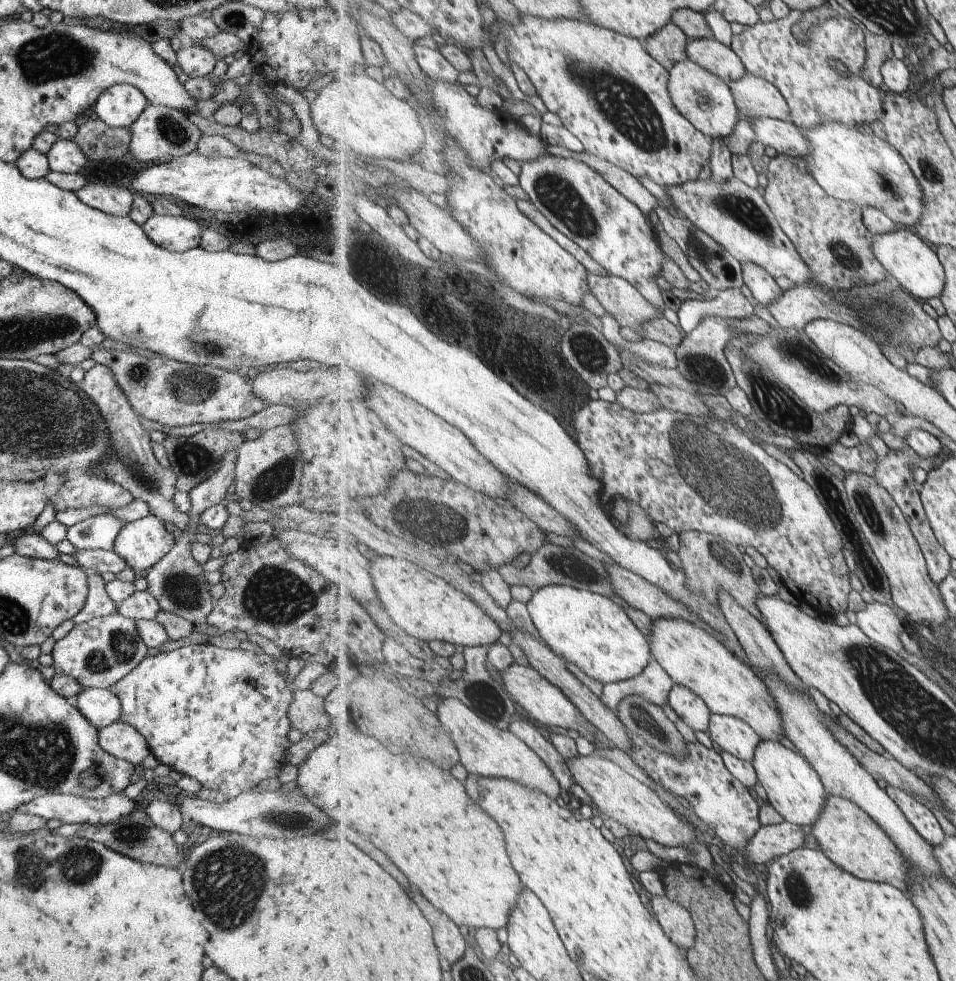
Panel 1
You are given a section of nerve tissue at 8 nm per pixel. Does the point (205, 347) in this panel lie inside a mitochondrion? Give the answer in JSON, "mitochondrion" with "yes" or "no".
{"mitochondrion":"yes"}

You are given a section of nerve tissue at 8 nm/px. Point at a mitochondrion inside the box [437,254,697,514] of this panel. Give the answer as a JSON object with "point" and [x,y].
{"point":[587,350]}

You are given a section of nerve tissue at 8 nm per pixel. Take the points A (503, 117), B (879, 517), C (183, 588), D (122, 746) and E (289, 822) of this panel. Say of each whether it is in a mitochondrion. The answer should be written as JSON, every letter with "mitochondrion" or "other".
{"A":"other","B":"mitochondrion","C":"mitochondrion","D":"other","E":"mitochondrion"}

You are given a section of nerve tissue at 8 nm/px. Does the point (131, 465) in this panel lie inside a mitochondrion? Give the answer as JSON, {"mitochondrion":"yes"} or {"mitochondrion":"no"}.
{"mitochondrion":"yes"}

